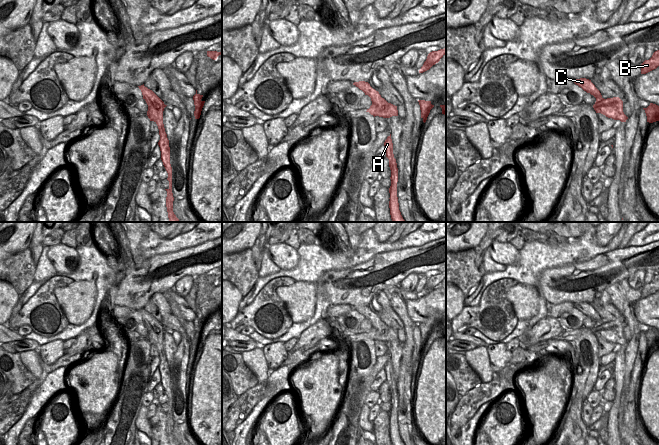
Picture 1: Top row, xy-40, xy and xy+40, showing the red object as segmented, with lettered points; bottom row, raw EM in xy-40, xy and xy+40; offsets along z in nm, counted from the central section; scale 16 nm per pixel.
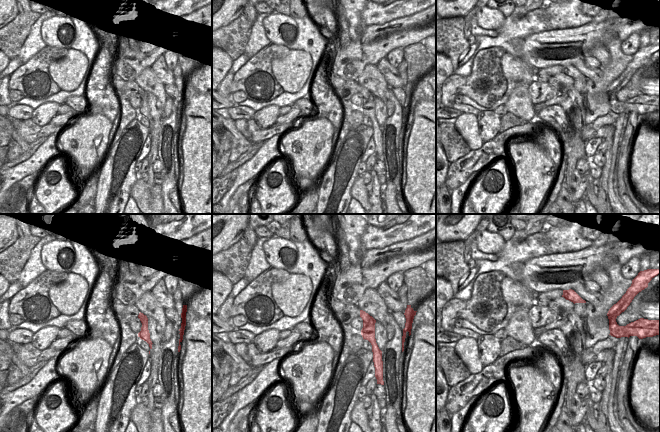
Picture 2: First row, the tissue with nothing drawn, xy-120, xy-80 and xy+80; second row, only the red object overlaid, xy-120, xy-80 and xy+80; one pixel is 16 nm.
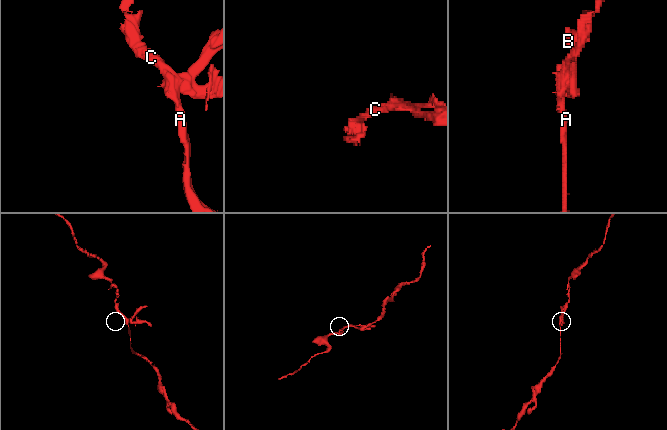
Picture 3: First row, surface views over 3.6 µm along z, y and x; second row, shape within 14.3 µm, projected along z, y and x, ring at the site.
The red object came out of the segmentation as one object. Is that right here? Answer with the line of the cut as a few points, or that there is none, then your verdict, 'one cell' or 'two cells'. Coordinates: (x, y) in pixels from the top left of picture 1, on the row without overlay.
cut in xy+40 along (622, 325), (601, 329), (596, 336); two cells

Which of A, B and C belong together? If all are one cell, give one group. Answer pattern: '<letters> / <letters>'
A C / B

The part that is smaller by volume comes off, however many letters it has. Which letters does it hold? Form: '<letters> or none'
B

